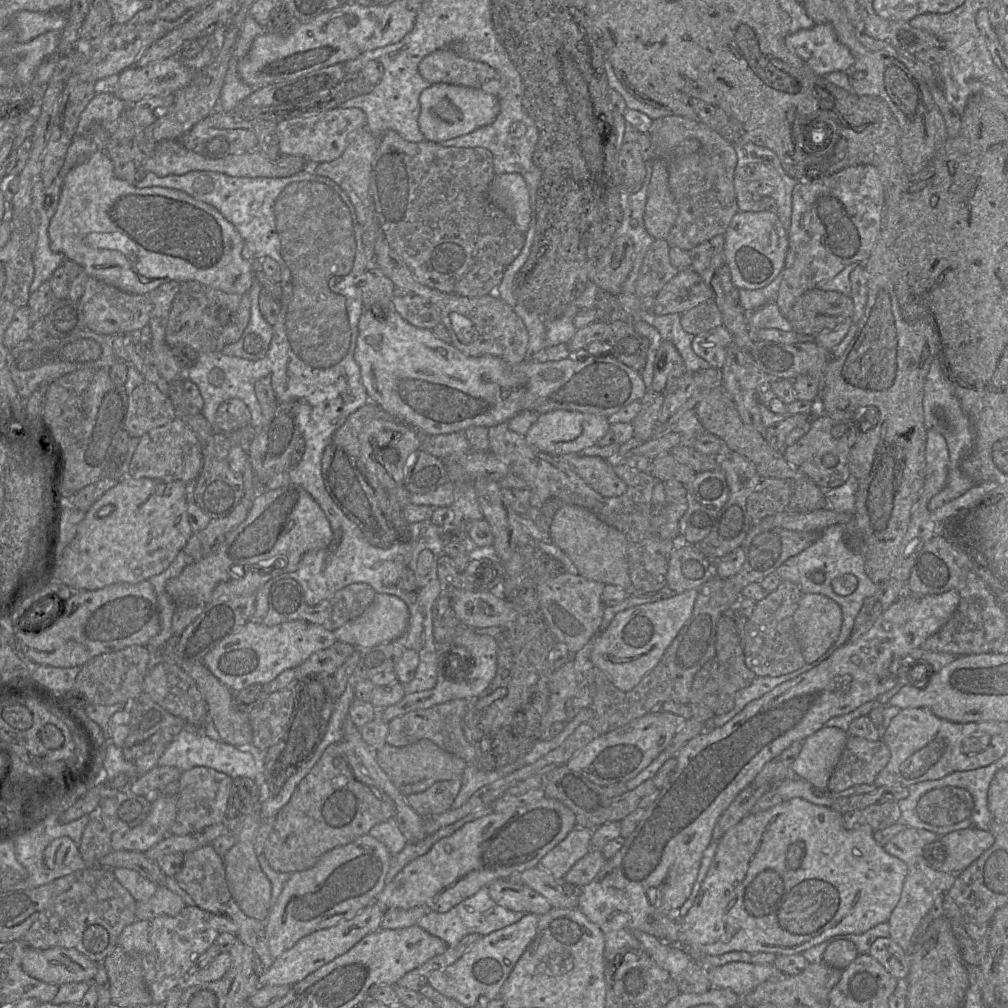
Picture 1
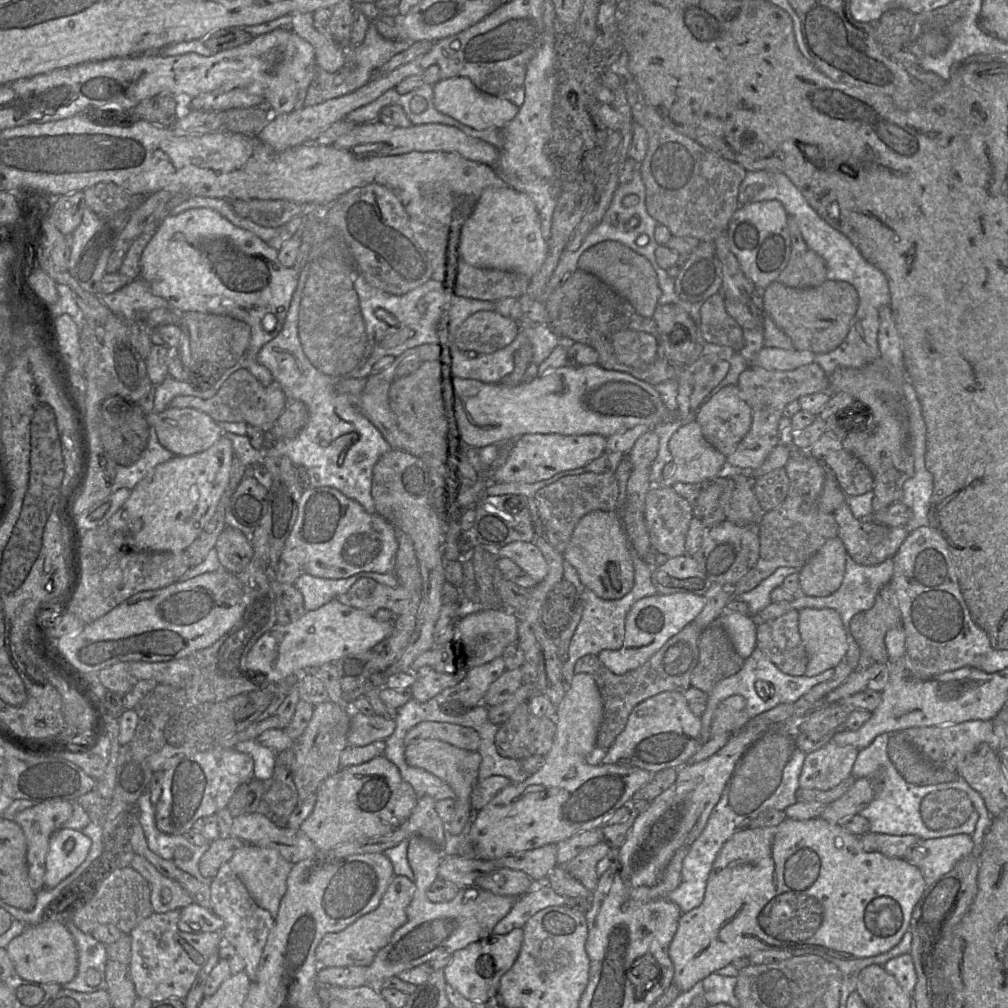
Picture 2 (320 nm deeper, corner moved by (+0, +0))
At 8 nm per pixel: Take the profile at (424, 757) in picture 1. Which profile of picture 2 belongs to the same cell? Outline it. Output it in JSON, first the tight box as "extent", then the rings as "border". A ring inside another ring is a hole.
{"extent":[404,739,482,835],"border":[[[425,739],[405,747],[404,757],[409,766],[431,773],[452,789],[455,808],[452,819],[445,824],[445,831],[450,835],[460,834],[472,816],[470,796],[478,783],[479,767],[482,761],[480,753],[466,751],[440,740]]]}

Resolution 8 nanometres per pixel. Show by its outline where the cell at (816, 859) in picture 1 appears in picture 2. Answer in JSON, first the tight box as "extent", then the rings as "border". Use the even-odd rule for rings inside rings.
{"extent":[669,817,927,992],"border":[[[821,817],[808,820],[786,818],[773,827],[747,827],[735,833],[722,846],[710,871],[702,903],[691,911],[683,913],[679,919],[677,931],[669,946],[669,956],[674,965],[673,984],[681,992],[688,991],[697,982],[734,960],[749,957],[754,952],[762,950],[795,950],[812,944],[821,946],[811,947],[814,950],[843,959],[870,957],[887,952],[899,943],[909,929],[913,908],[926,884],[927,881],[920,869],[905,858],[888,857],[878,850],[866,852],[858,836],[848,832],[840,824],[831,823]]]}

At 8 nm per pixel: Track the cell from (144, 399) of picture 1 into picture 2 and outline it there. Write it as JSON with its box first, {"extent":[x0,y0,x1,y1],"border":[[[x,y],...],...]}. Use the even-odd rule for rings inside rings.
{"extent":[169,369,287,433],"border":[[[239,369],[226,379],[213,397],[201,399],[195,396],[176,396],[171,400],[169,407],[194,408],[208,414],[215,422],[244,422],[266,433],[283,413],[287,404],[284,392],[275,381],[269,386],[263,386],[249,370]]]}

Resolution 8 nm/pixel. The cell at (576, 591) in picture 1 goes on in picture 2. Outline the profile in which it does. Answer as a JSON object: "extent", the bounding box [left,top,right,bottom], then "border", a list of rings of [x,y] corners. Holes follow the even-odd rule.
{"extent":[497,541,548,584],"border":[[[517,541],[510,543],[500,548],[497,551],[497,556],[512,560],[538,584],[548,574],[547,562],[540,549],[533,542]]]}

